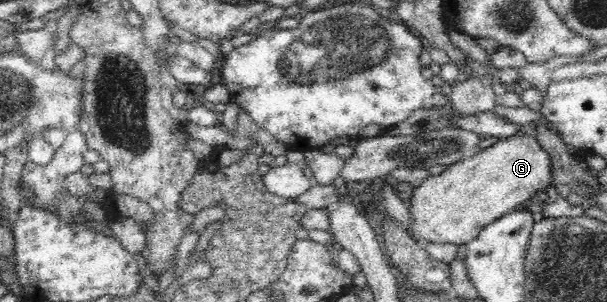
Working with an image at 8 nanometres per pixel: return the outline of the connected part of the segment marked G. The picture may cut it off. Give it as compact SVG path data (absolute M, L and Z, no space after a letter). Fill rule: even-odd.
M514 134L497 138L491 146L480 150L468 159L456 161L439 175L430 175L426 181L414 187L410 204L406 204L412 217L408 230L416 241L452 242L462 250L466 242L475 238L486 225L500 219L502 215L525 206L530 197L540 189L553 185L553 161L550 153L542 148L537 138L529 134Z

